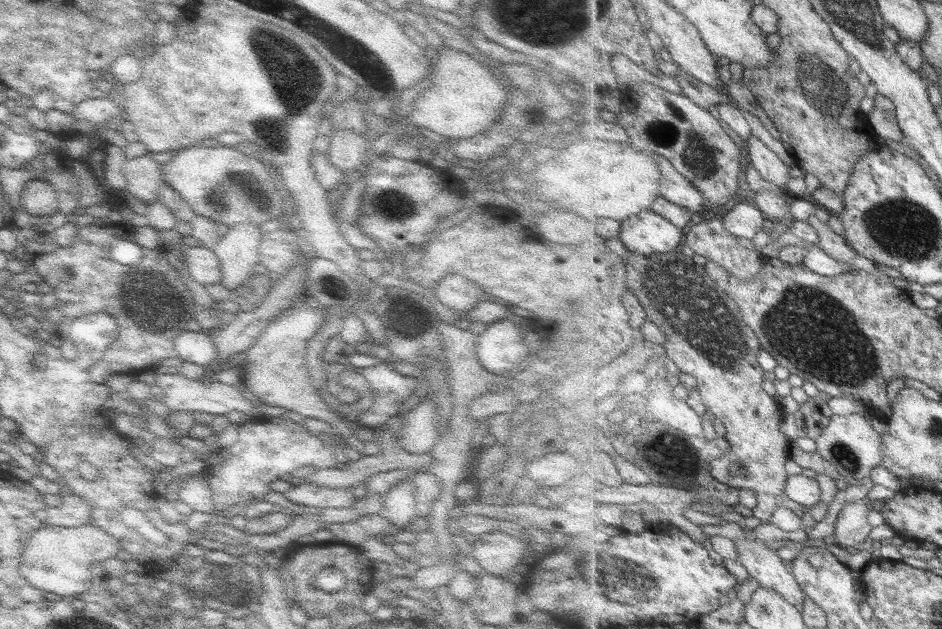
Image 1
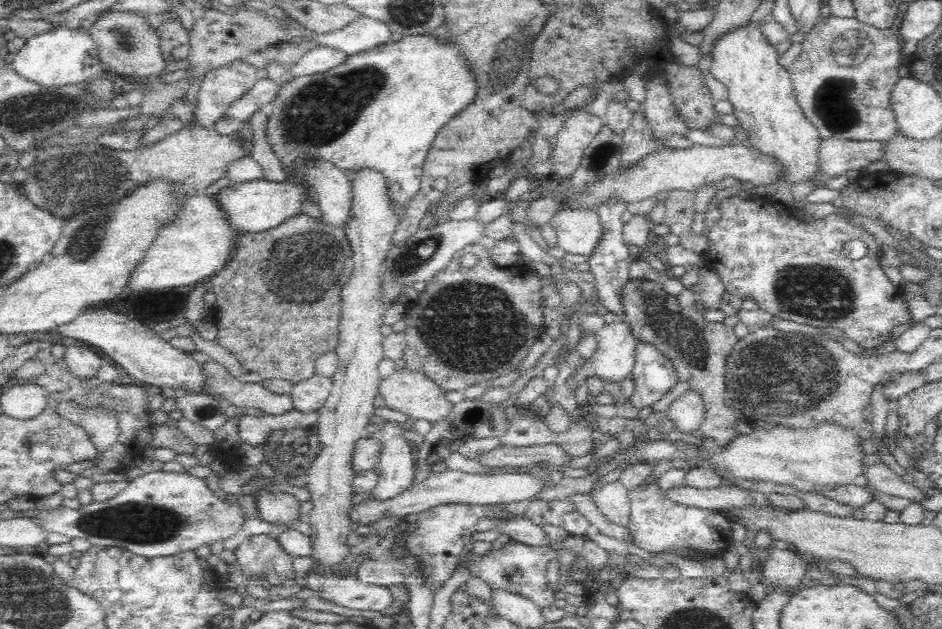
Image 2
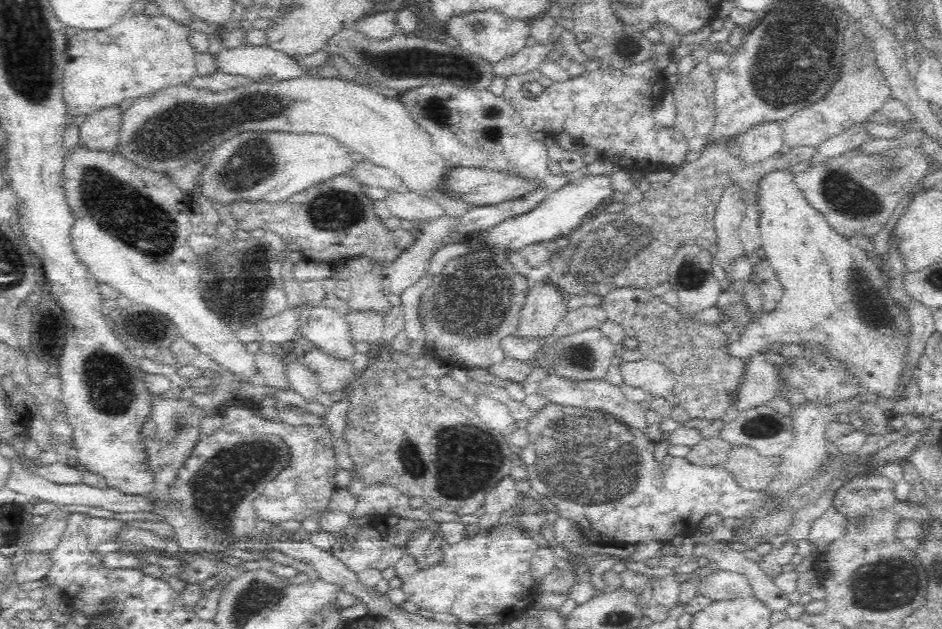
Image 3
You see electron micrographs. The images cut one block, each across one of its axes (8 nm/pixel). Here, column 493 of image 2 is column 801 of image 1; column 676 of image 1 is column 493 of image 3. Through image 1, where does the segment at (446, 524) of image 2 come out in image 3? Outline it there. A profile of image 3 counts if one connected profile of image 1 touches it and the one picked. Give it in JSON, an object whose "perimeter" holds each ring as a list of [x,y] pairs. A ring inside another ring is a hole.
{"perimeter":[[[495,249],[470,251],[458,256],[444,265],[442,272],[434,275],[432,284],[420,297],[418,316],[426,333],[424,348],[434,350],[440,358],[454,362],[456,366],[468,368],[488,368],[490,364],[498,364],[506,358],[500,346],[502,338],[515,336],[520,309],[524,304],[530,283],[518,274],[506,255]]]}

